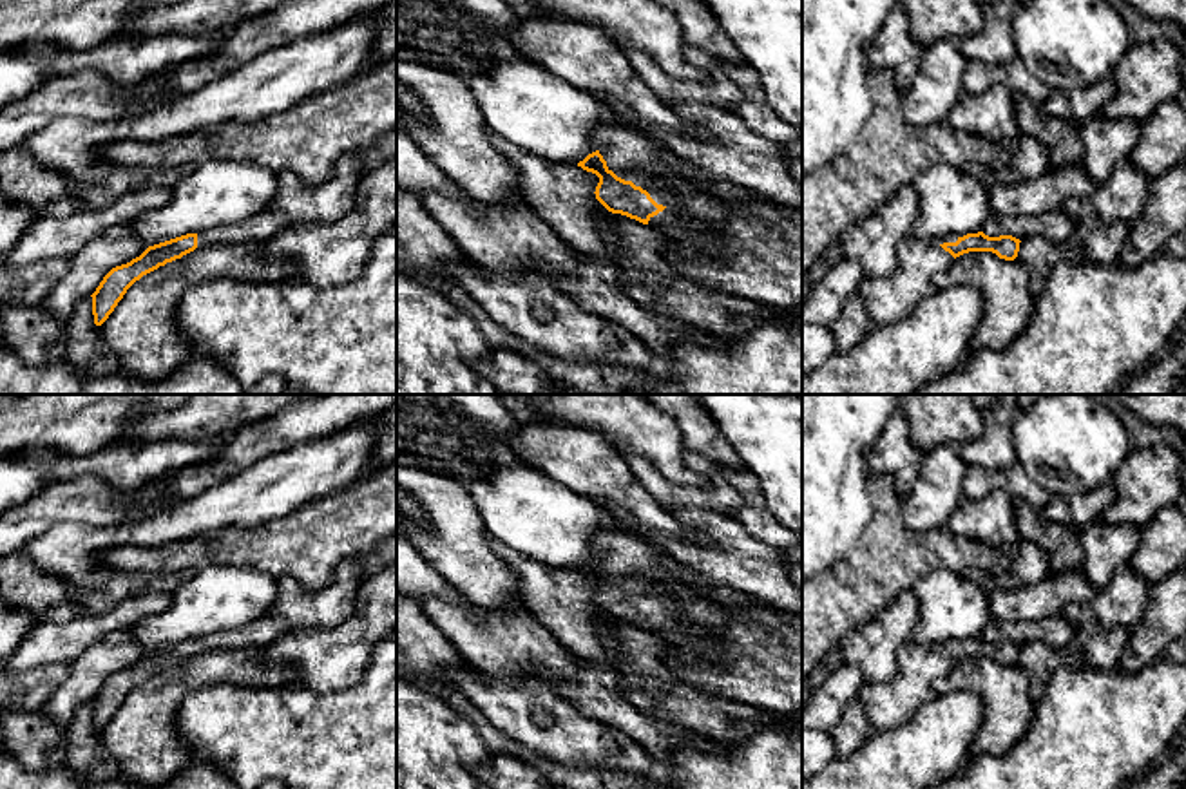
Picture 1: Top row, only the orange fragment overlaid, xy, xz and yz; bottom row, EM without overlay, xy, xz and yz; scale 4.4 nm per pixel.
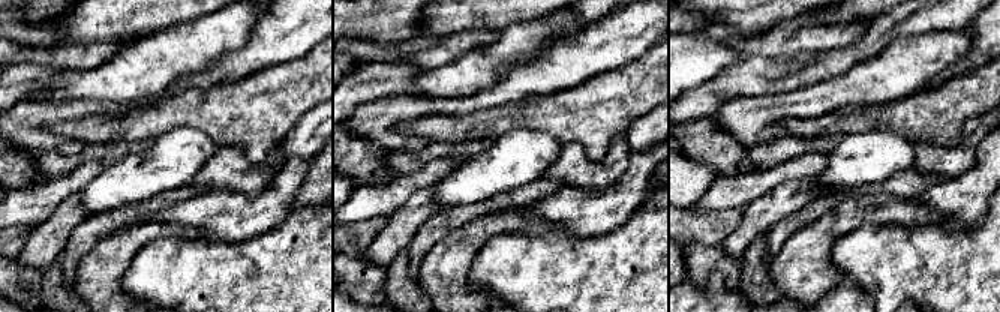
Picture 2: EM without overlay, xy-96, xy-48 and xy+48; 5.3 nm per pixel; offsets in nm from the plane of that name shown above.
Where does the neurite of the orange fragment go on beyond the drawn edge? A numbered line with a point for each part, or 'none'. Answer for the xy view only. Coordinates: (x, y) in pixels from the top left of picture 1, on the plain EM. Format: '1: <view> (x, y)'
1: xy (265, 630)

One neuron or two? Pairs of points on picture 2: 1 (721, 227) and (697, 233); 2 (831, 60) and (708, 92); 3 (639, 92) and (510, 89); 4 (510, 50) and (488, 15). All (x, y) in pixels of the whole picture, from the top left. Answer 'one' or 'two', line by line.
1: one
2: one
3: two
4: two

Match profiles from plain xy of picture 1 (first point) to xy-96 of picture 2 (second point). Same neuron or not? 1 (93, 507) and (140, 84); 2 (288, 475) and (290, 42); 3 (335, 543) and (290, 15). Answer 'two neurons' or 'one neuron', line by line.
1: two neurons
2: one neuron
3: two neurons

